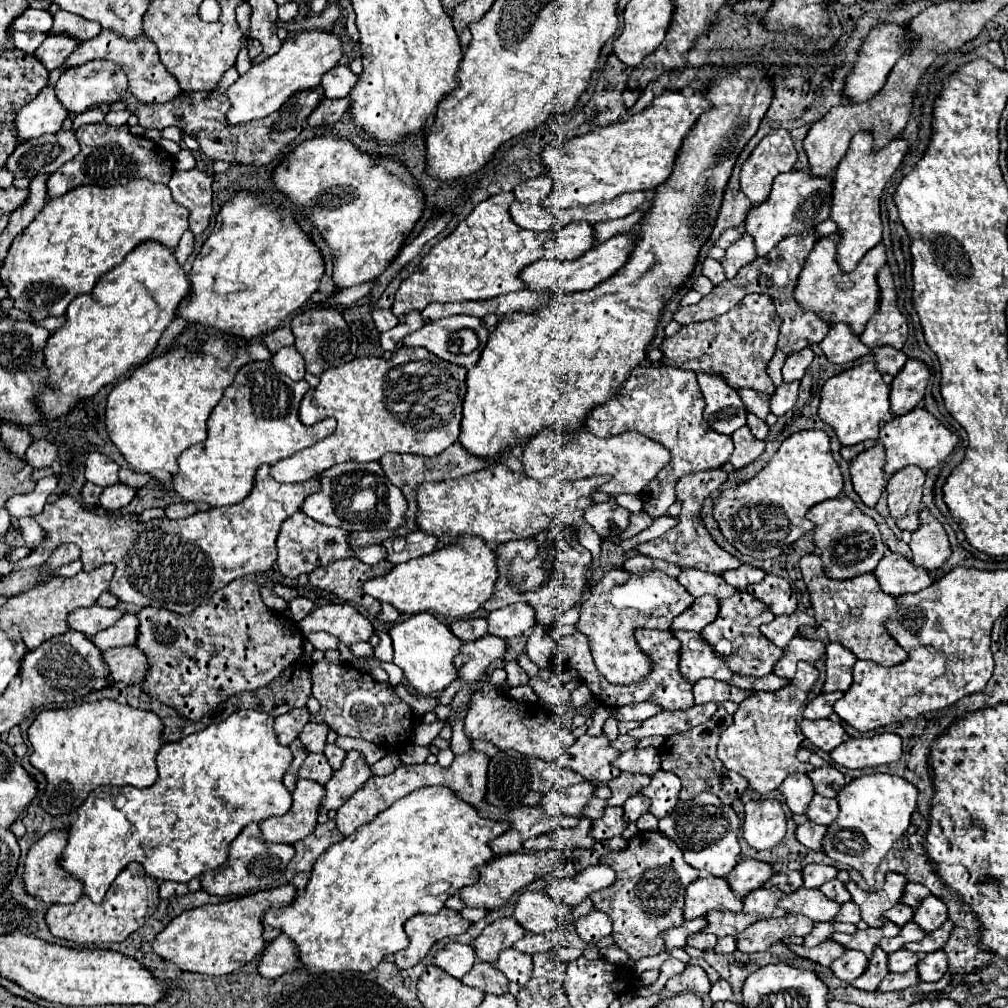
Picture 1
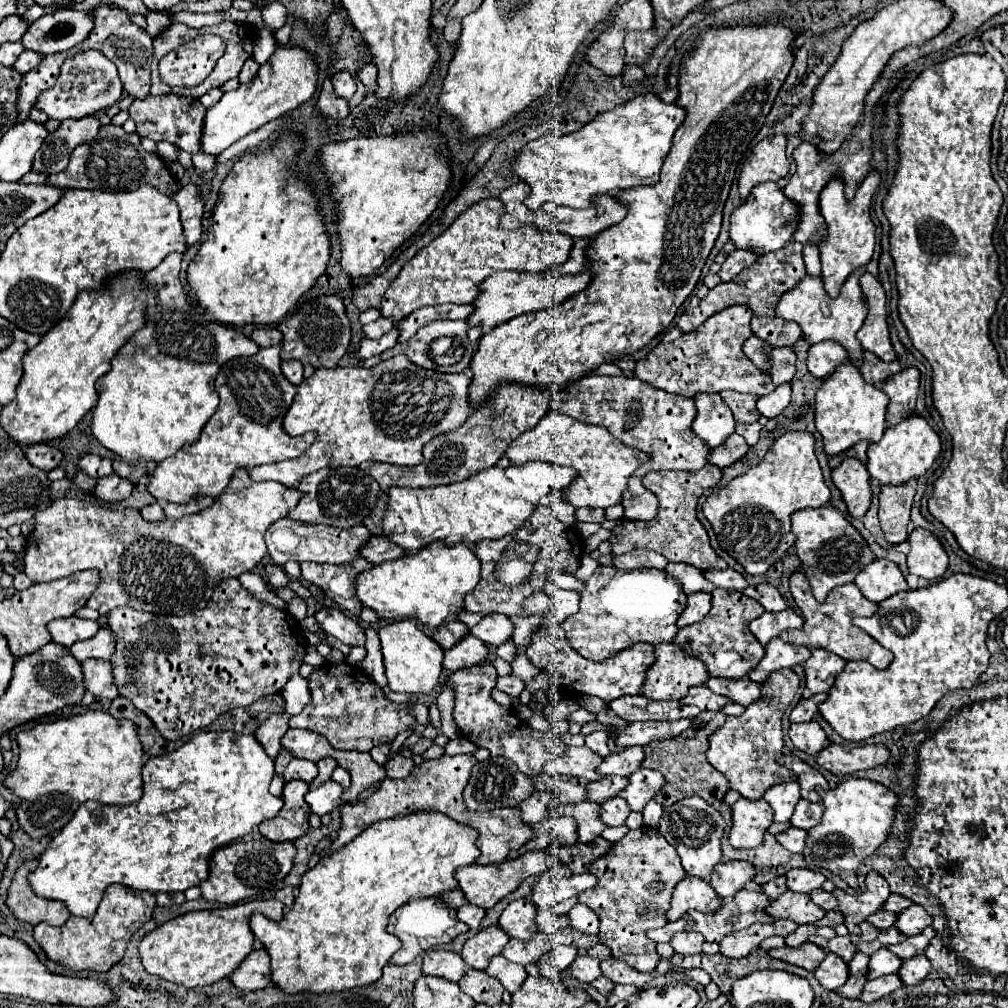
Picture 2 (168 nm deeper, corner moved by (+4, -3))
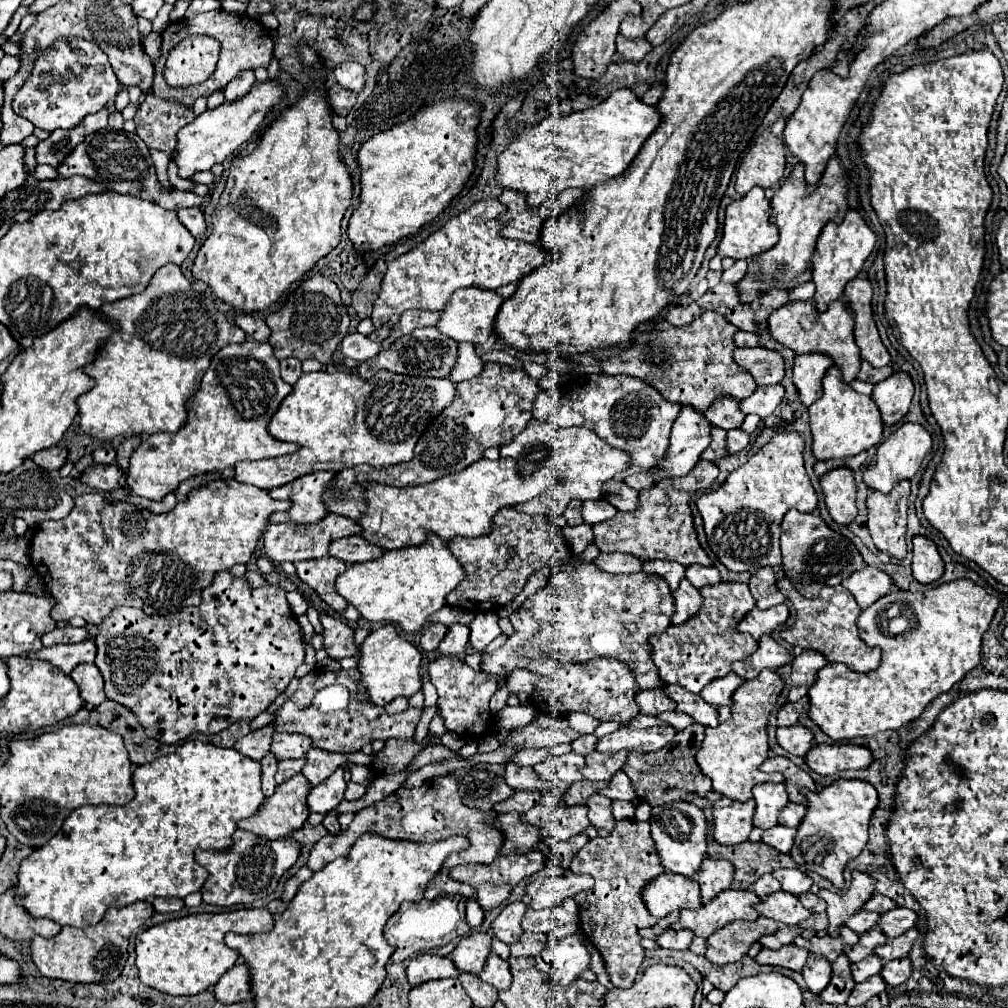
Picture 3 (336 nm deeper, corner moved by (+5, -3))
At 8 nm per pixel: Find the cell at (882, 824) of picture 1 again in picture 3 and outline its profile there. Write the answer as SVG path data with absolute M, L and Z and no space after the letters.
M840 778L822 788L822 792L808 792L806 798L808 810L802 824L796 828L790 856L798 866L820 874L842 890L846 862L856 858L868 842L868 820L878 804L878 794L868 782Z

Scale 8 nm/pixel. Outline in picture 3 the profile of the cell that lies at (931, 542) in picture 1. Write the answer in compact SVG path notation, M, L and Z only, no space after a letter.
M914 536L914 560L912 560L912 576L920 584L936 582L944 574L944 562L938 554L936 544L926 536Z

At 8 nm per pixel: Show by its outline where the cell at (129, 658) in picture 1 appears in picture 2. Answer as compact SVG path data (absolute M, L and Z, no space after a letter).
M85 660L83 662L85 686L95 698L117 698L119 690L115 688L115 680L111 676L111 662L109 660Z

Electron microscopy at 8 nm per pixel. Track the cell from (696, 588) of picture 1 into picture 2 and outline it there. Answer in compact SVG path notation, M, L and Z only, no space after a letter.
M669 562L667 568L665 568L667 574L671 574L683 588L685 594L695 594L695 592L713 592L715 590L715 584L707 582L703 572L695 566L689 566L689 564L683 564L683 562Z

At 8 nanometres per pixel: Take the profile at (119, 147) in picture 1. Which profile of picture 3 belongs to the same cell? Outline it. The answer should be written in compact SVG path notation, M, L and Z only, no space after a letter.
M104 128L100 132L94 132L86 136L82 144L78 144L66 160L58 166L58 174L62 178L70 178L74 174L86 176L90 180L96 180L104 184L108 190L128 196L138 196L144 200L156 200L166 210L180 210L180 208L200 208L204 204L204 198L196 196L194 192L182 192L182 190L162 190L150 160L150 152L146 144L138 138L136 132L126 130L112 130Z

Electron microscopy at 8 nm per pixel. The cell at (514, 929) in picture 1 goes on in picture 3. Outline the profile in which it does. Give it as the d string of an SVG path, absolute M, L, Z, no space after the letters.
M476 932L460 940L460 944L450 954L458 972L480 974L486 958L490 954L490 936L486 932Z

